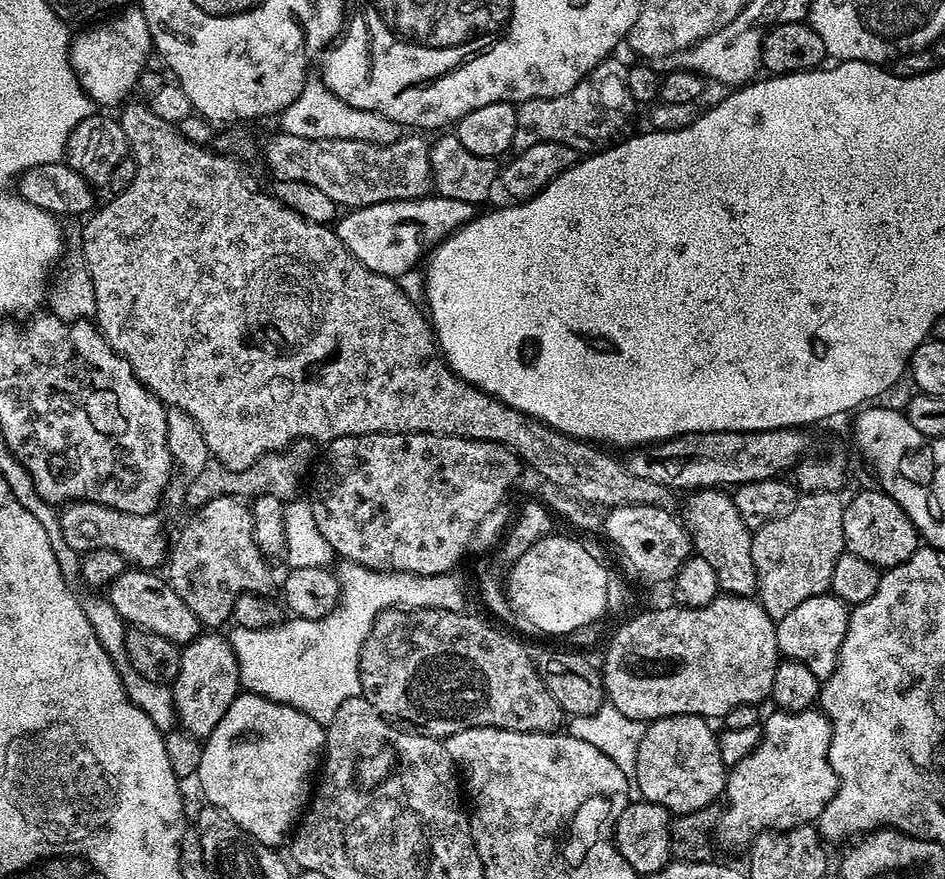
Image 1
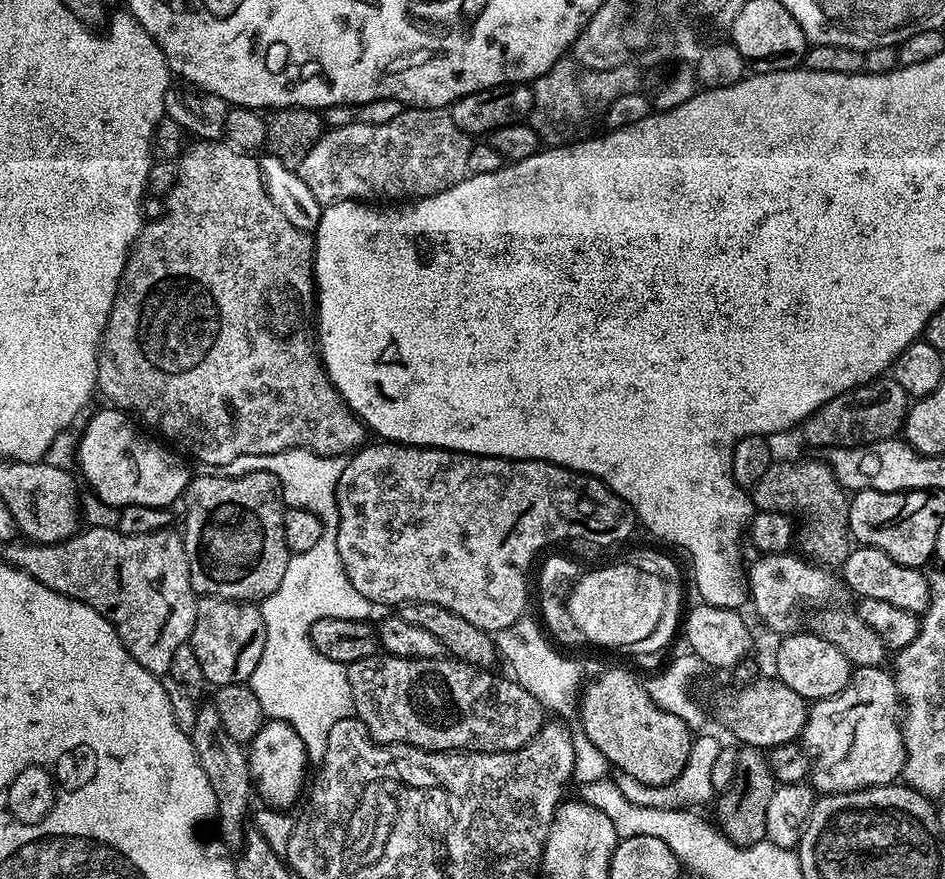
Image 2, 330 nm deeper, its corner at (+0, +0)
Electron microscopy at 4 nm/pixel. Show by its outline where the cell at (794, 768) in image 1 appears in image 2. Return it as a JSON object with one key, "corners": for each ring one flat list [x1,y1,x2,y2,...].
{"corners":[[858,668,850,682,838,694,817,700,809,707,802,744,810,760,810,783,817,793,856,792,859,788,877,788,880,784,899,781,904,774,904,730,902,701,891,671,879,668]]}

